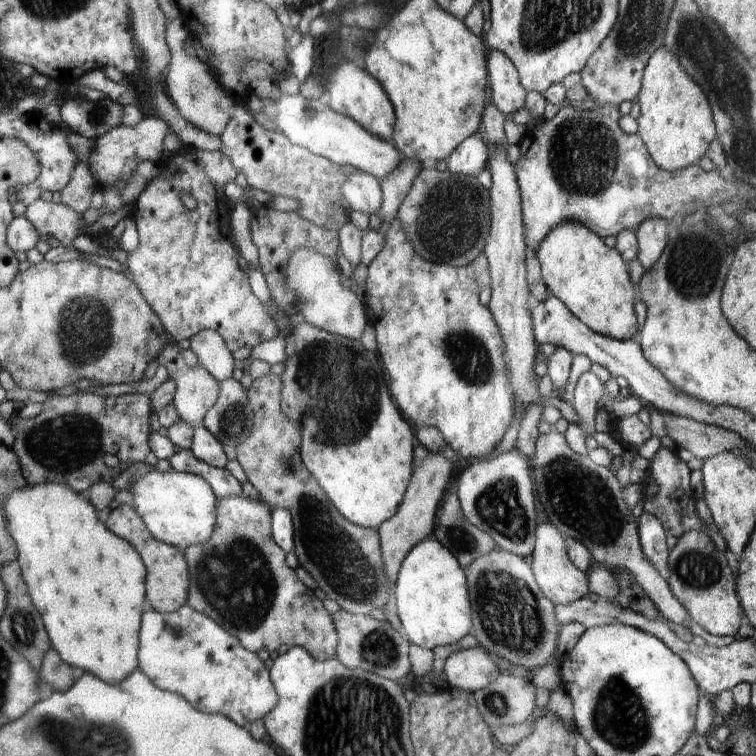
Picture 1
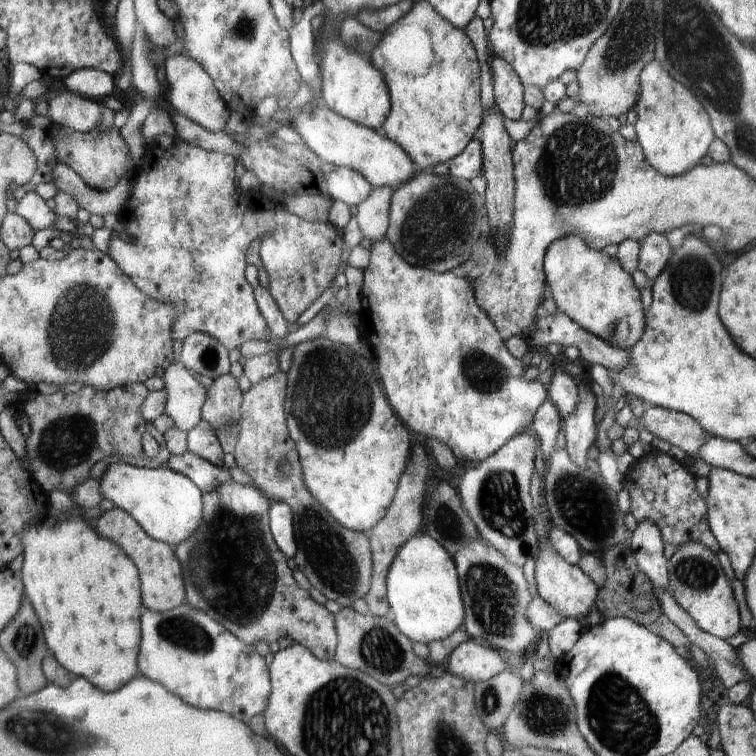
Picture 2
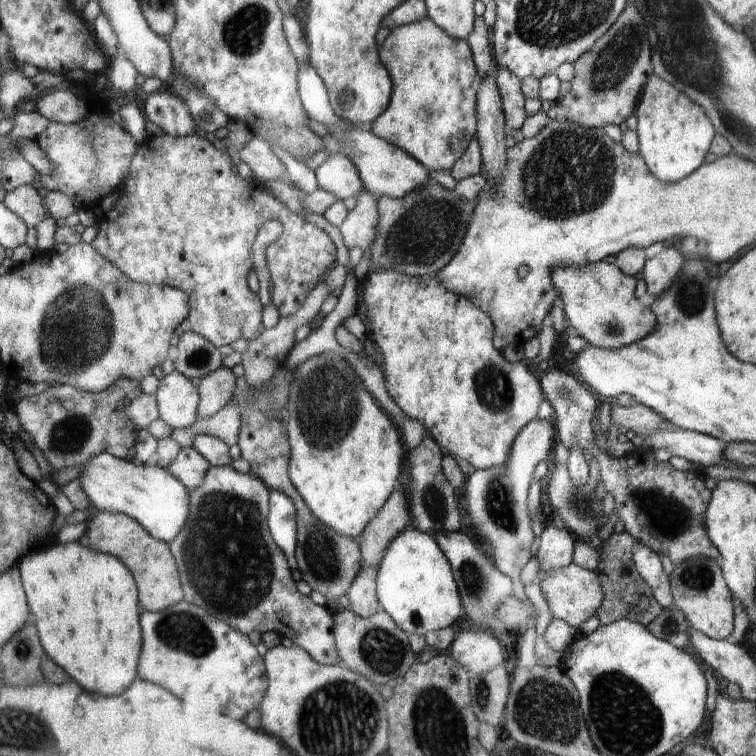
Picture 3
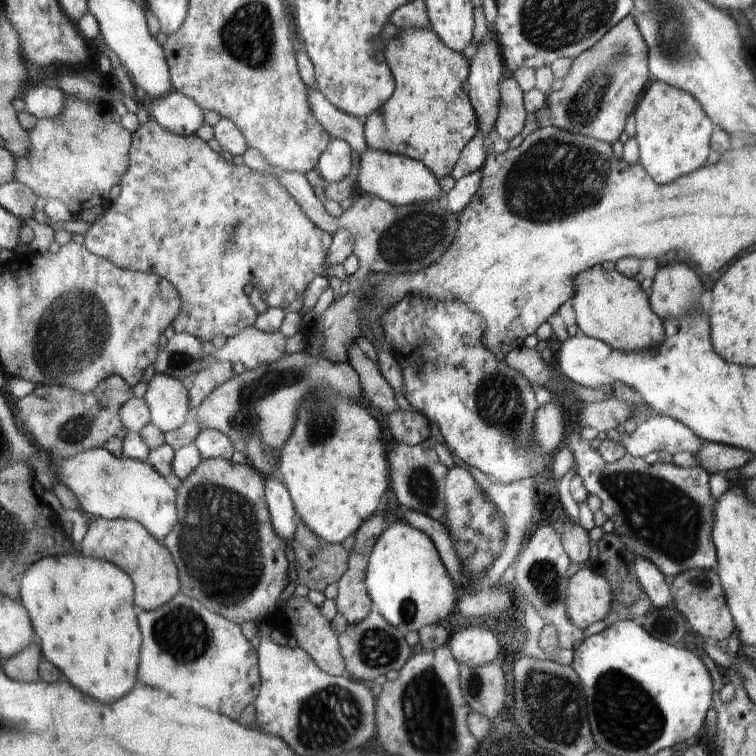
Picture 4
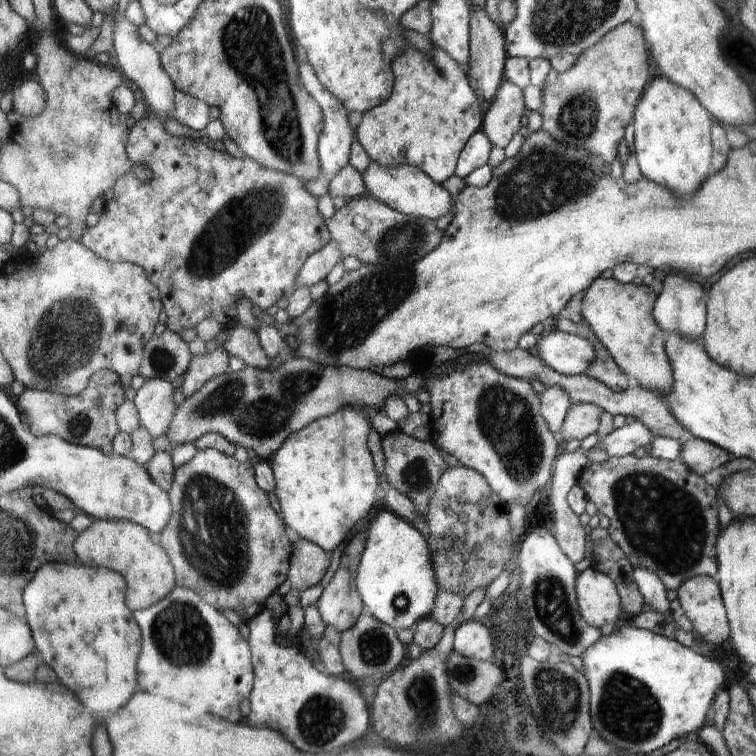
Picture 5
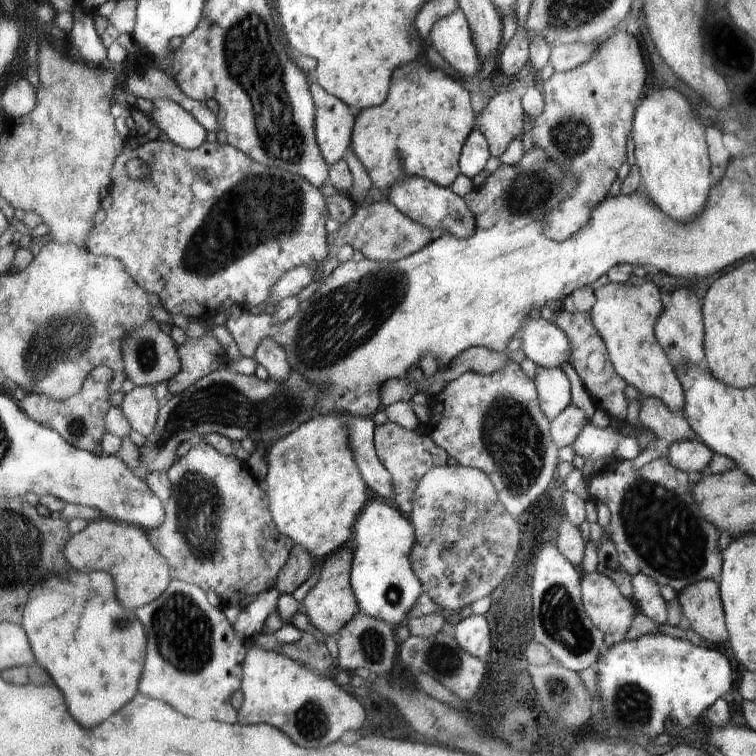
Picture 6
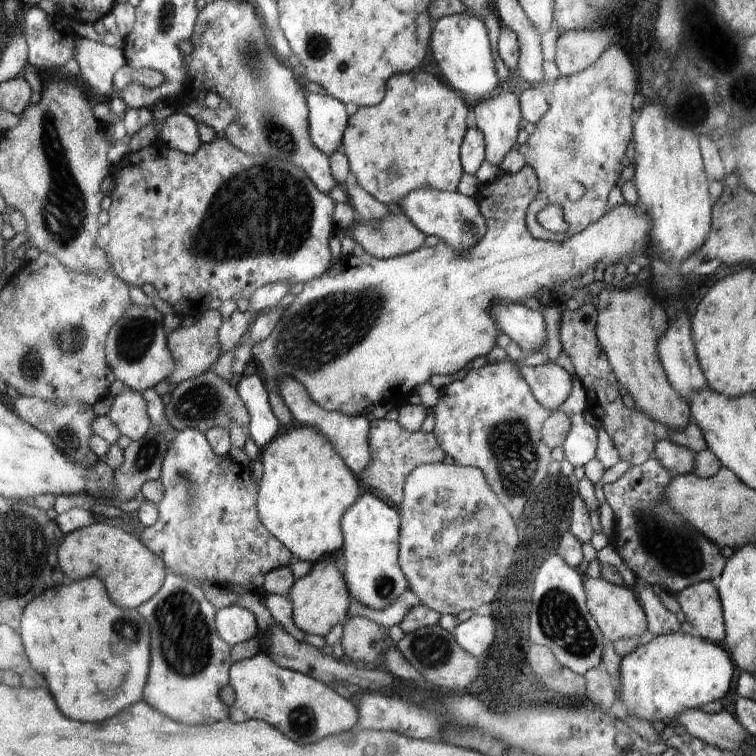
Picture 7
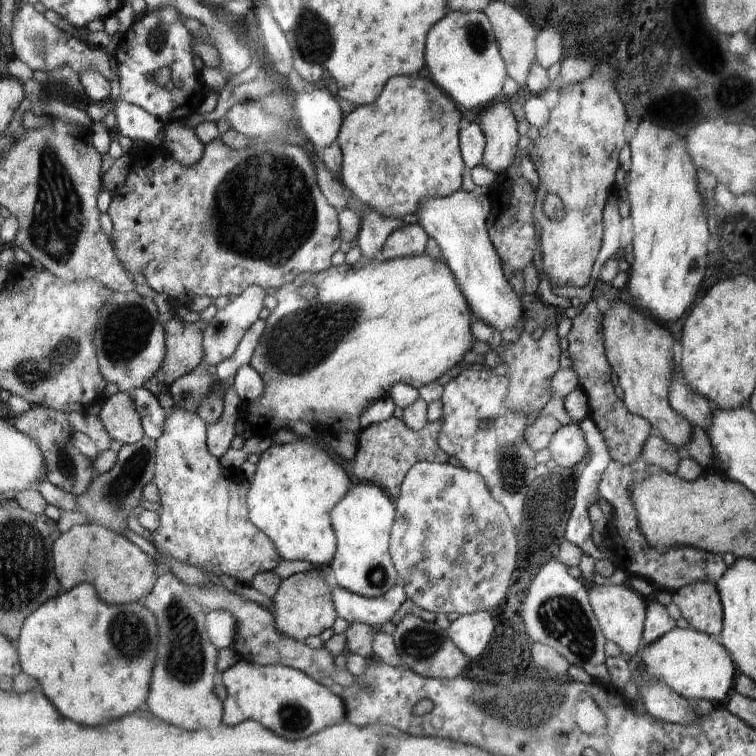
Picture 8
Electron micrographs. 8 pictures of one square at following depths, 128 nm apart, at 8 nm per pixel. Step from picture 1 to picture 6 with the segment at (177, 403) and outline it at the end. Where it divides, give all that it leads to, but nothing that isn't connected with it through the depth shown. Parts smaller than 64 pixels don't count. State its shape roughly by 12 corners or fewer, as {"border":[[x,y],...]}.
{"border":[[157,385],[135,387],[120,406],[133,430],[156,428]]}

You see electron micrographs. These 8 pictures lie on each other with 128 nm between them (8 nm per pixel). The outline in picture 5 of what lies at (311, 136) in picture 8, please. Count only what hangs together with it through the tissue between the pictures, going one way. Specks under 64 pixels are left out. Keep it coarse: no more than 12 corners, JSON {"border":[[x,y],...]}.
{"border":[[301,60],[302,83],[322,107],[322,175],[350,164],[354,132],[344,105]]}

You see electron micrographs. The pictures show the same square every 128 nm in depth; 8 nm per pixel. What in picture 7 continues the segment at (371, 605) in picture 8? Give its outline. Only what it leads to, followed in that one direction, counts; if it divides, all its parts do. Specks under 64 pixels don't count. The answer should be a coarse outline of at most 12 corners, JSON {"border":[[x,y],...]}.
{"border":[[408,588],[402,598],[381,611],[357,602],[354,615],[376,621],[388,629],[399,625],[420,599]]}

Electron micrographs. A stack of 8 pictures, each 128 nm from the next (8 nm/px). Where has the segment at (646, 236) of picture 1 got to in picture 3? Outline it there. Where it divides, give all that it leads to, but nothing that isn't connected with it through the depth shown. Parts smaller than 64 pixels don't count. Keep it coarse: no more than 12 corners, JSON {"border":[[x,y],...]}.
{"border":[[674,247],[647,258],[647,293],[662,294],[686,259]]}

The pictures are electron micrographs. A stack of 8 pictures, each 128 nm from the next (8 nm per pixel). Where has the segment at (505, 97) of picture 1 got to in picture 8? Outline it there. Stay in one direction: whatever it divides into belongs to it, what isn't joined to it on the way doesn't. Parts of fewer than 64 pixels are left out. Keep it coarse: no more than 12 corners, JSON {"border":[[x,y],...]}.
{"border":[[510,106],[484,109],[484,166],[499,175],[518,148]]}

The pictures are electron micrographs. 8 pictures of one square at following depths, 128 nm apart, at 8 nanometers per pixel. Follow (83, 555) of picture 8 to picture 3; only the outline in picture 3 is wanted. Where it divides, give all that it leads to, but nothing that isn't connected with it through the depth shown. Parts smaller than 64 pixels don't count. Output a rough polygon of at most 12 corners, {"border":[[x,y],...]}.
{"border":[[127,514],[89,516],[86,546],[126,562],[150,612],[184,600],[169,543]]}

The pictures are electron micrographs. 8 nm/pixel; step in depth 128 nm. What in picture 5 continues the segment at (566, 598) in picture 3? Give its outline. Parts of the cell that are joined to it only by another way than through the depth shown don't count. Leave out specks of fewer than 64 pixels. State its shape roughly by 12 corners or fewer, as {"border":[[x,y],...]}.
{"border":[[590,566],[578,574],[582,617],[600,629],[620,616],[609,575]]}

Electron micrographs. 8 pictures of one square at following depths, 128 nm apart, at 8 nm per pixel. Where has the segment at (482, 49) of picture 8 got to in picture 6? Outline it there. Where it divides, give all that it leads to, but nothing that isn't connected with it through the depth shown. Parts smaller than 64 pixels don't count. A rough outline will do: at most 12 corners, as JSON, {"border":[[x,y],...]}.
{"border":[[463,10],[434,23],[427,41],[456,72],[482,66]]}

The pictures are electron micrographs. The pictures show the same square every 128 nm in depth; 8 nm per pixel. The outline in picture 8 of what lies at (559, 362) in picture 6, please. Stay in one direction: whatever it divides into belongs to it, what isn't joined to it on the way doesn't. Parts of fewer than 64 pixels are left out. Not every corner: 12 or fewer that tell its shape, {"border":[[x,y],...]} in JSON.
{"border":[[489,189],[420,204],[473,316],[522,327],[522,304],[488,240]]}

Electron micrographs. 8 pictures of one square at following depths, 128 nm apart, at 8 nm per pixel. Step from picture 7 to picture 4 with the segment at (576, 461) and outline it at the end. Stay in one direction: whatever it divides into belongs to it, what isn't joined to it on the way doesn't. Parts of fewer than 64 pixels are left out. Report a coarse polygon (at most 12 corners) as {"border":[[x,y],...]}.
{"border":[[652,414],[620,442],[632,457],[661,450],[698,456],[690,427]]}

